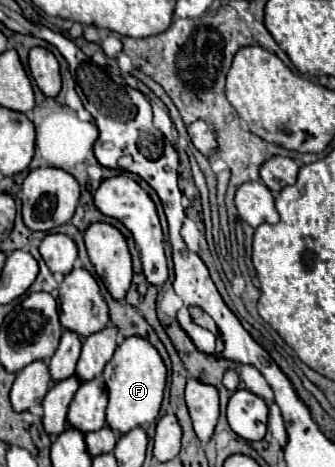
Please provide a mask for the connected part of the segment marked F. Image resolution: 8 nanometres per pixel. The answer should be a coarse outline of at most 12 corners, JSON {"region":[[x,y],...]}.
{"region":[[138,335],[102,373],[106,425],[120,435],[158,417],[166,365]]}

